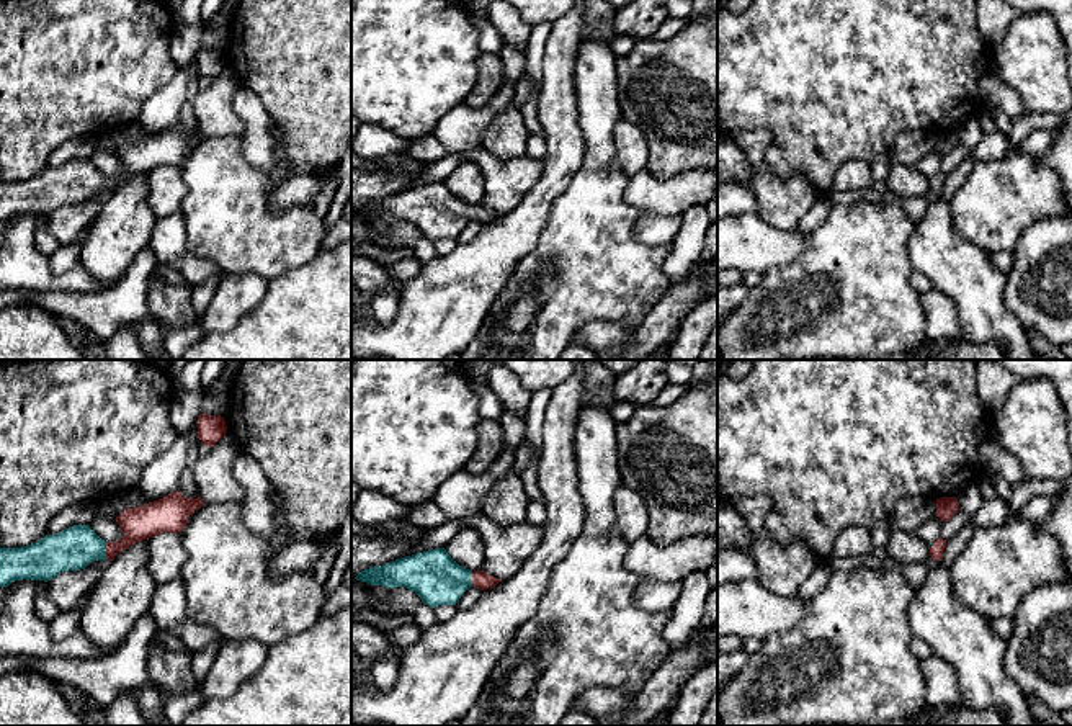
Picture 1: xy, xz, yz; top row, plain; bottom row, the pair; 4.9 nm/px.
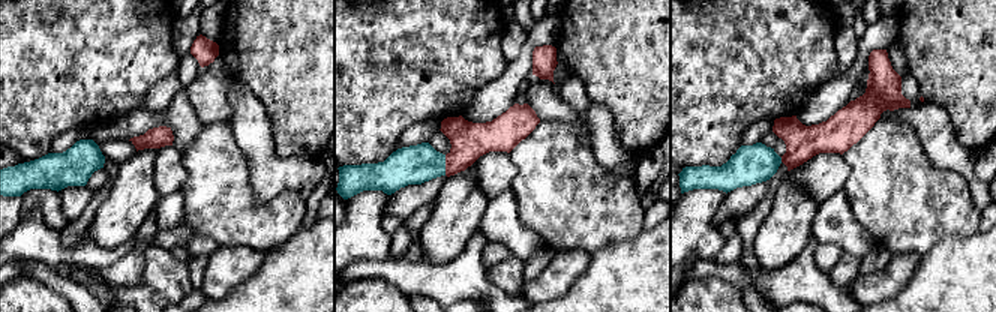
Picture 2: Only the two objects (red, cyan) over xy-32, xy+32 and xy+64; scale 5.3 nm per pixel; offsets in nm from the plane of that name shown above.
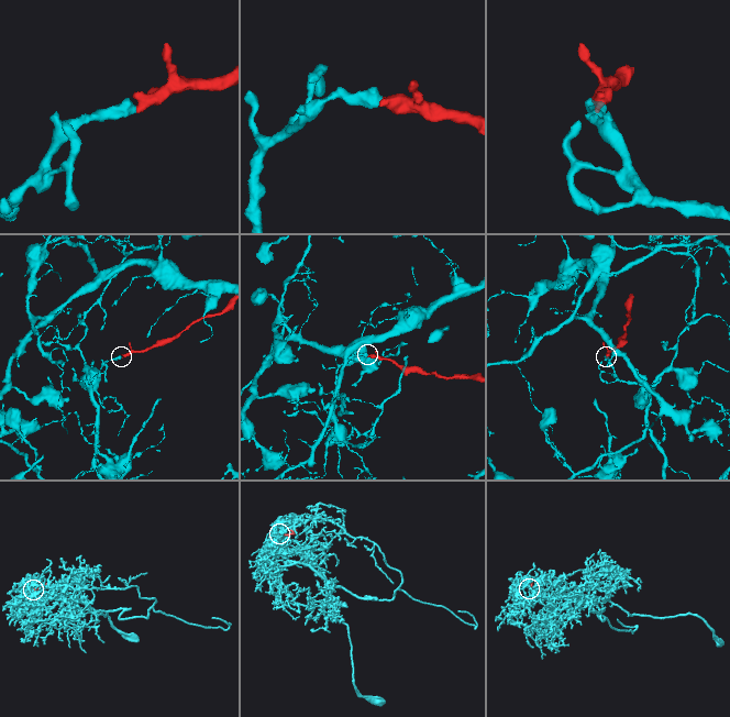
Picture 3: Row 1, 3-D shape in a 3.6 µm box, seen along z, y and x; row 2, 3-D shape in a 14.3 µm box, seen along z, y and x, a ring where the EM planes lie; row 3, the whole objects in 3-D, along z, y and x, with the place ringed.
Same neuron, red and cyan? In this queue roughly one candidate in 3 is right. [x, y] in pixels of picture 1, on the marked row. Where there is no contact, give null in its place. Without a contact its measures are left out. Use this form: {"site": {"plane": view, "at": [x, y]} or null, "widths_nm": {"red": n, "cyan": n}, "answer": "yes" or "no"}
{"site": {"plane": "xy", "at": [107, 550]}, "widths_nm": {"red": 160, "cyan": 220}, "answer": "yes"}

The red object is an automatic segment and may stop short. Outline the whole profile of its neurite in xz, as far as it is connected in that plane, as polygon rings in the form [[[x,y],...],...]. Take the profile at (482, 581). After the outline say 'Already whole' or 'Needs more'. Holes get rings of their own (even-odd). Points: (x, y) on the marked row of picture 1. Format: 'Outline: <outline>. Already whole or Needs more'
Outline: [[[444,548],[428,549],[364,569],[355,579],[386,589],[407,587],[431,608],[456,605],[471,587],[487,590],[500,582],[484,571],[472,572],[459,566]]]. Needs more

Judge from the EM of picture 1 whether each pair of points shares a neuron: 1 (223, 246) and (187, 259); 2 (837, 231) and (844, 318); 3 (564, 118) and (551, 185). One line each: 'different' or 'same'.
1: different
2: same
3: same

